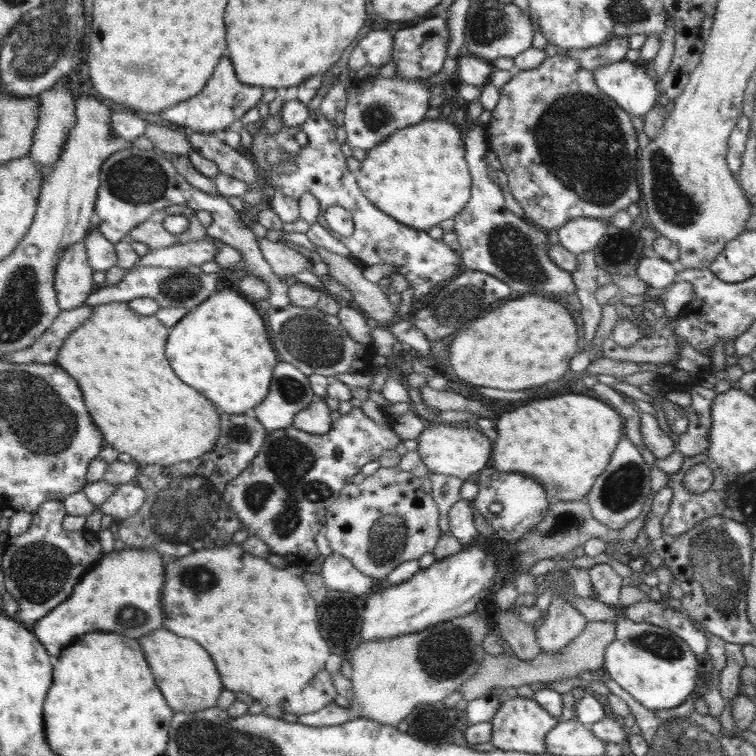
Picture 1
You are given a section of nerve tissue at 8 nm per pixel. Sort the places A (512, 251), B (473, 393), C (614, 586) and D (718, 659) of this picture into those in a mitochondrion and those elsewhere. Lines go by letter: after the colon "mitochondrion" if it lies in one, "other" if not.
A: mitochondrion
B: other
C: other
D: other

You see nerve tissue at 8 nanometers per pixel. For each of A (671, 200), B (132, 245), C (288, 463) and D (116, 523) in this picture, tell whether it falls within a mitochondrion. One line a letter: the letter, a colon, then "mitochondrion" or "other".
A: mitochondrion
B: other
C: mitochondrion
D: other

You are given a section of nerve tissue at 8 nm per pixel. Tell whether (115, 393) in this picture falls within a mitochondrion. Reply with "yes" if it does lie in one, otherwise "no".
no

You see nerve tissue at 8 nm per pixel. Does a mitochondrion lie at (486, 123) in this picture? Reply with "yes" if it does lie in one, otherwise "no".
no

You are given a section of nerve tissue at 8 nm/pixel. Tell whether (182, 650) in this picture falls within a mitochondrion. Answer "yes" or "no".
no

